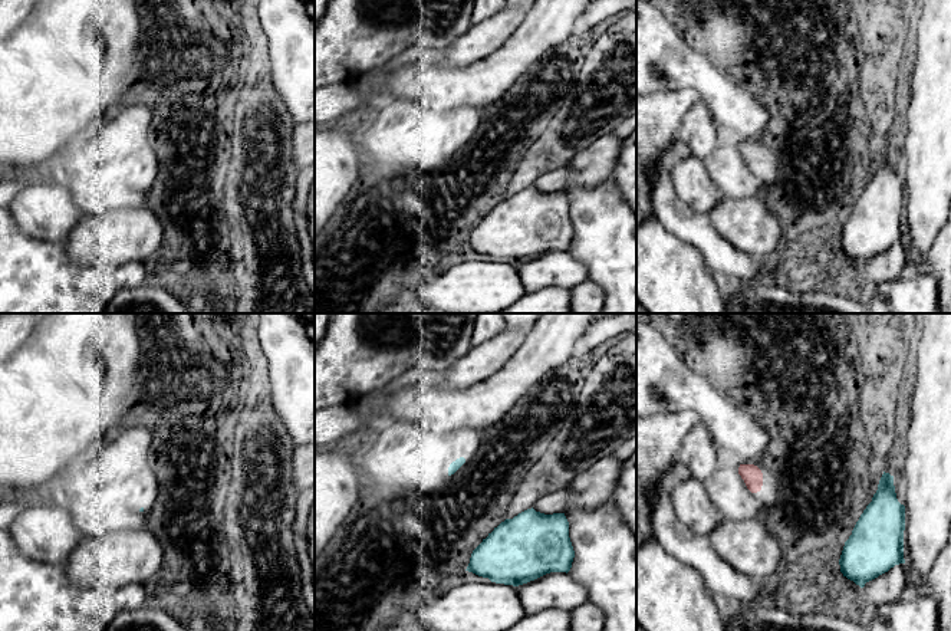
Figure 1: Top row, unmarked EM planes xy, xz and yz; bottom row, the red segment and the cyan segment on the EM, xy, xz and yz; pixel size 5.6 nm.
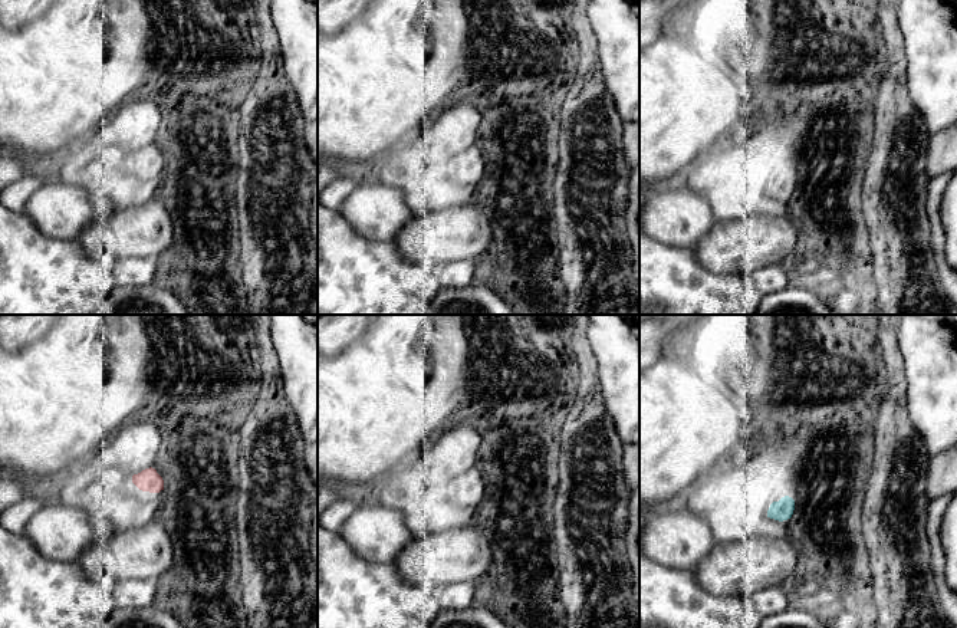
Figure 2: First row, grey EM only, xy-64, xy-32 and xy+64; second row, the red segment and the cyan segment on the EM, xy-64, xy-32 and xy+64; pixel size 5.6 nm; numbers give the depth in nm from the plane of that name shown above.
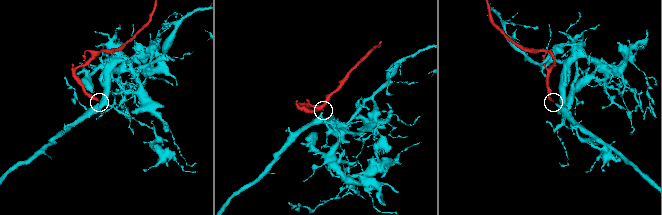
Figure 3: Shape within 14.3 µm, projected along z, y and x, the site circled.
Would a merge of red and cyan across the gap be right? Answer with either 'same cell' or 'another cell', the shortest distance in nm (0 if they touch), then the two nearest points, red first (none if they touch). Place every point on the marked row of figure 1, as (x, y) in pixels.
same cell; 550 nm apart; from red across yz (760, 489), (845, 542)

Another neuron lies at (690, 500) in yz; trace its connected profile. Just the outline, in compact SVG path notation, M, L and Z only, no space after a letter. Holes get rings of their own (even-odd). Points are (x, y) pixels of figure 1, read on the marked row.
M687 479L668 487L678 520L700 536L708 536L723 520L702 482Z

